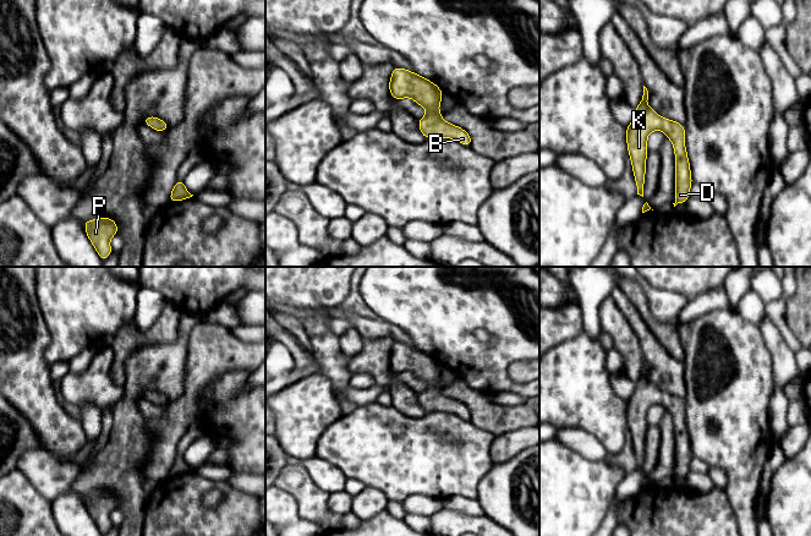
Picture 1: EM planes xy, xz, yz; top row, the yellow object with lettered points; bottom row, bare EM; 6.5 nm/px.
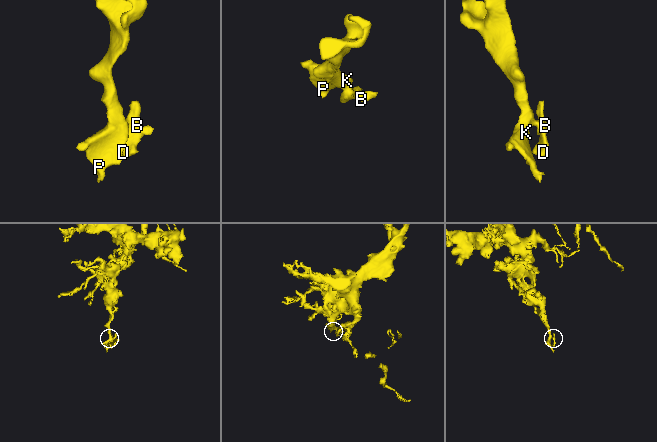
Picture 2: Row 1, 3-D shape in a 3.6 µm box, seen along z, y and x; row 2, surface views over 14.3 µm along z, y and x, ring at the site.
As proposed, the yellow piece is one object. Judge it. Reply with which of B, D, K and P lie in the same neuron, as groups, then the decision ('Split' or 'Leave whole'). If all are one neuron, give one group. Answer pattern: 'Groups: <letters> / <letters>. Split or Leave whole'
Groups: B D K P. Leave whole

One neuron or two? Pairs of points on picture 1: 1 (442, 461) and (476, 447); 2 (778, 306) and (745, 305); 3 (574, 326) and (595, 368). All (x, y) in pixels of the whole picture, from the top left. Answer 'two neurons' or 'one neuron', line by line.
1: one neuron
2: two neurons
3: two neurons

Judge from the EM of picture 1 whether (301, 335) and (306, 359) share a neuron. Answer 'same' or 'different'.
different

